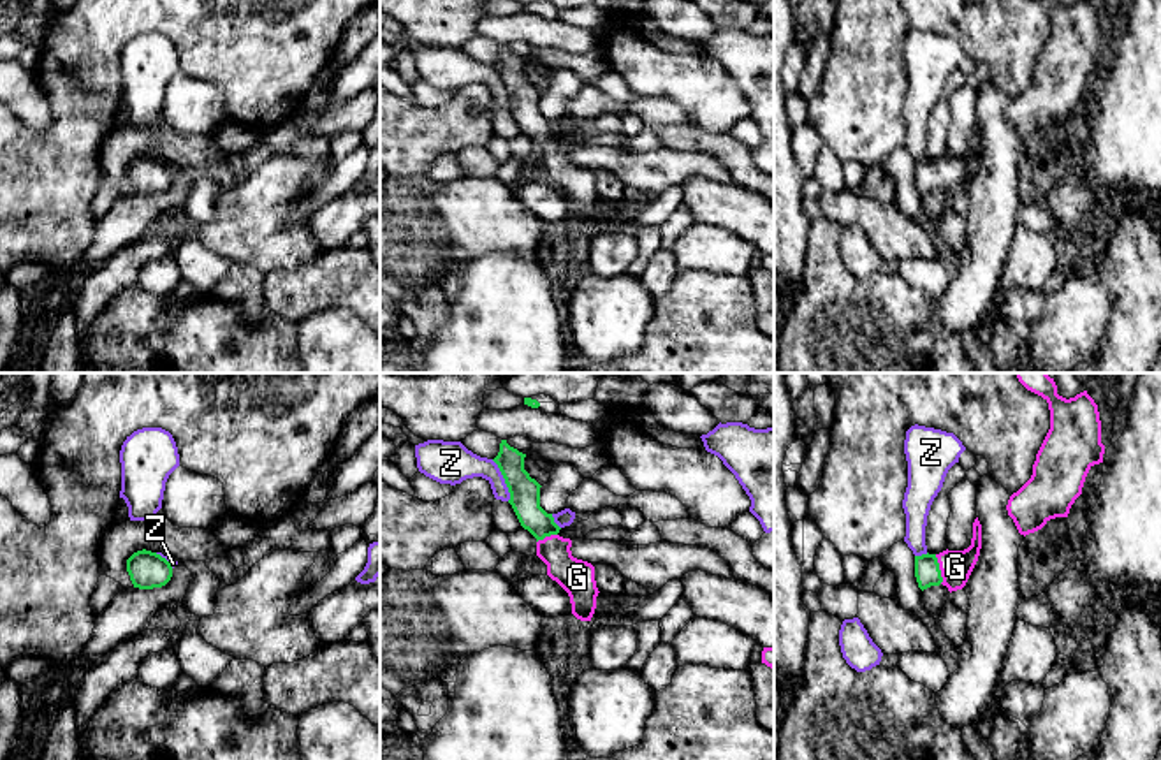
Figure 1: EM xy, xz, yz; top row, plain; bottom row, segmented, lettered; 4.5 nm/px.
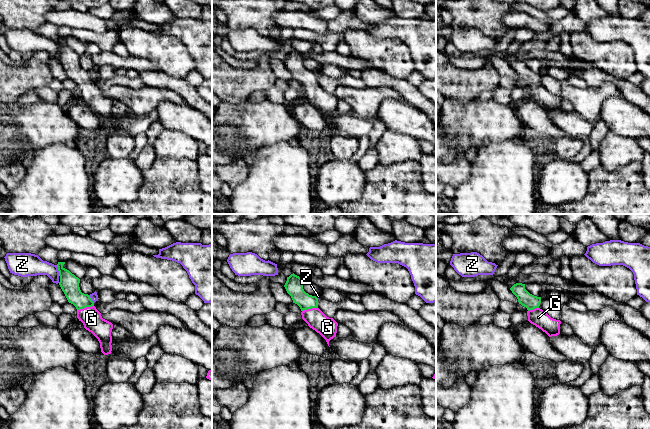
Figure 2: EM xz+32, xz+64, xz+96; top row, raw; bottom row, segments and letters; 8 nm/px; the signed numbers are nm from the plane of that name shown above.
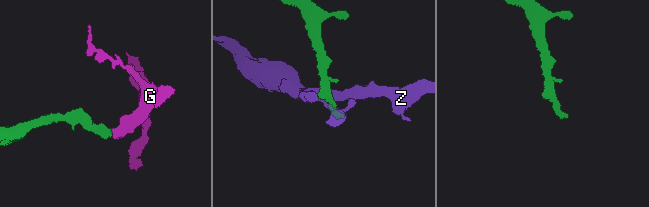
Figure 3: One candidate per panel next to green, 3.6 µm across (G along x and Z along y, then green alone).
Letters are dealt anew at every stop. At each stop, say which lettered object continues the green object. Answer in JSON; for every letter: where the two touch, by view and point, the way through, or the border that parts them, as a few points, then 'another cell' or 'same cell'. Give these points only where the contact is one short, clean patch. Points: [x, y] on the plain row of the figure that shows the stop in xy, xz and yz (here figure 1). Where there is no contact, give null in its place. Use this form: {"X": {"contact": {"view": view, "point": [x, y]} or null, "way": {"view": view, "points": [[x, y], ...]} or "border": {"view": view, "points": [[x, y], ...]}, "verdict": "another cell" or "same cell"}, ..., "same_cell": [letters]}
{"G": {"contact": {"view": "yz", "point": [938, 175]}, "way": {"view": "yz", "points": [[927, 178], [938, 175], [956, 173]]}, "verdict": "same cell"}, "Z": {"contact": {"view": "xz", "point": [505, 87]}, "verdict": "another cell"}, "same_cell": ["G"]}

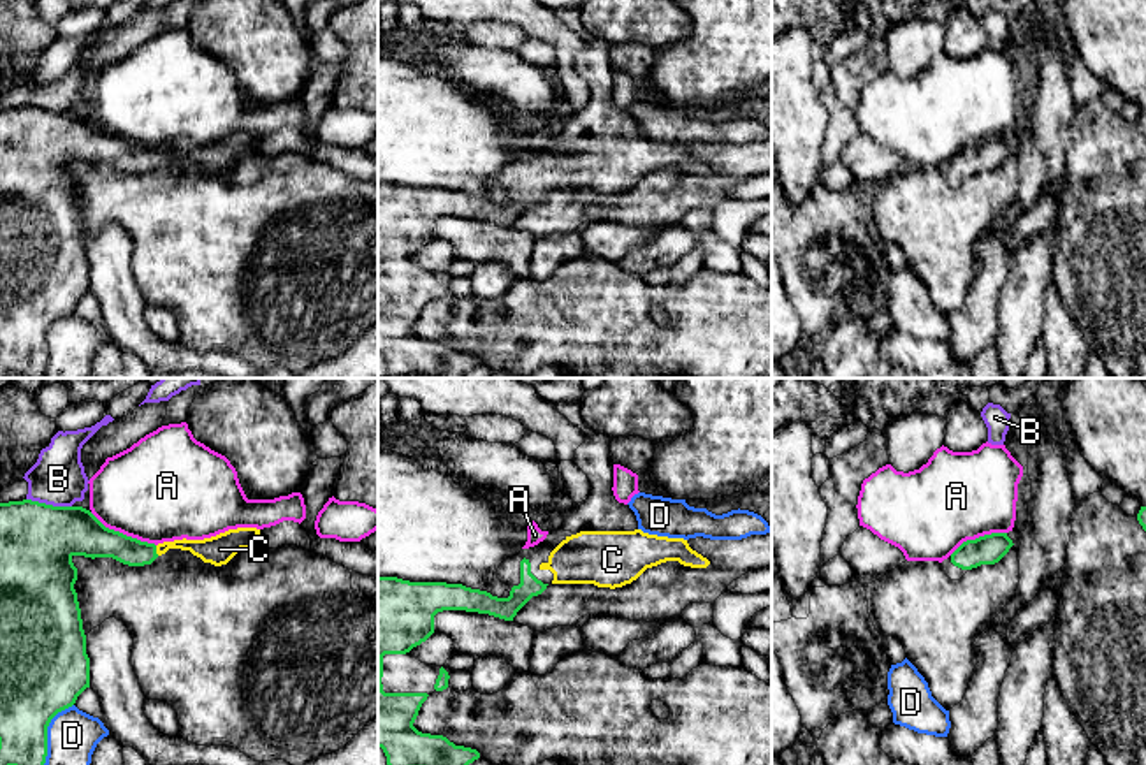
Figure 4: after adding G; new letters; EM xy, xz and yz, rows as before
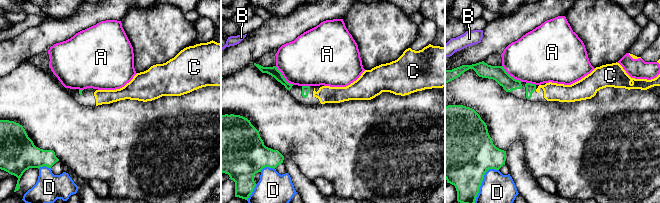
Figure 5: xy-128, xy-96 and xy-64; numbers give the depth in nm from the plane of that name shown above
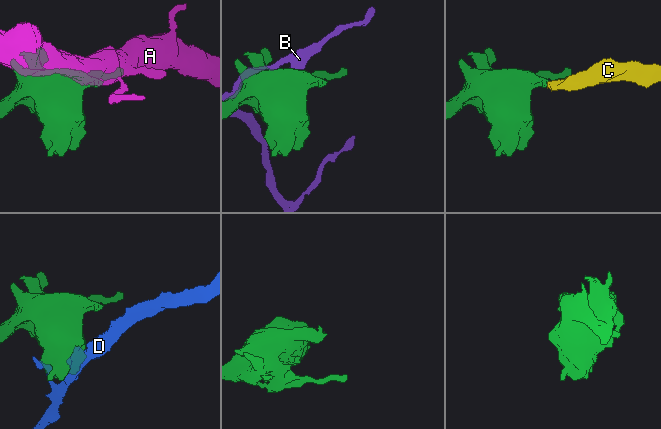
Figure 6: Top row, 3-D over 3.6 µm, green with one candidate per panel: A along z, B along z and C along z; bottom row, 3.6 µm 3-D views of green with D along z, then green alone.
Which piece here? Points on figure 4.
{"A": {"contact": {"view": "xy", "point": [122, 139]}, "border": {"view": "xy", "points": [[90, 118], [106, 132], [155, 152]]}, "verdict": "another cell"}, "B": {"contact": {"view": "xy", "point": [50, 111]}, "verdict": "another cell"}, "C": {"contact": {"view": "xy", "point": [155, 157]}, "way": {"view": "xy", "points": [[102, 148], [129, 157], [155, 157], [166, 152], [210, 155]]}, "verdict": "same cell"}, "D": {"contact": {"view": "xy", "point": [46, 342]}, "verdict": "another cell"}, "same_cell": ["C"]}

